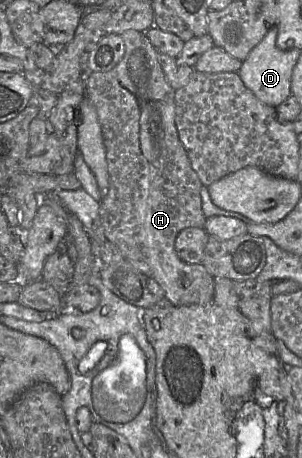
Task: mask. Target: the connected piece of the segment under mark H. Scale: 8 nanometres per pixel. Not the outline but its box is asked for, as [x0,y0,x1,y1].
[85,30,215,306]

